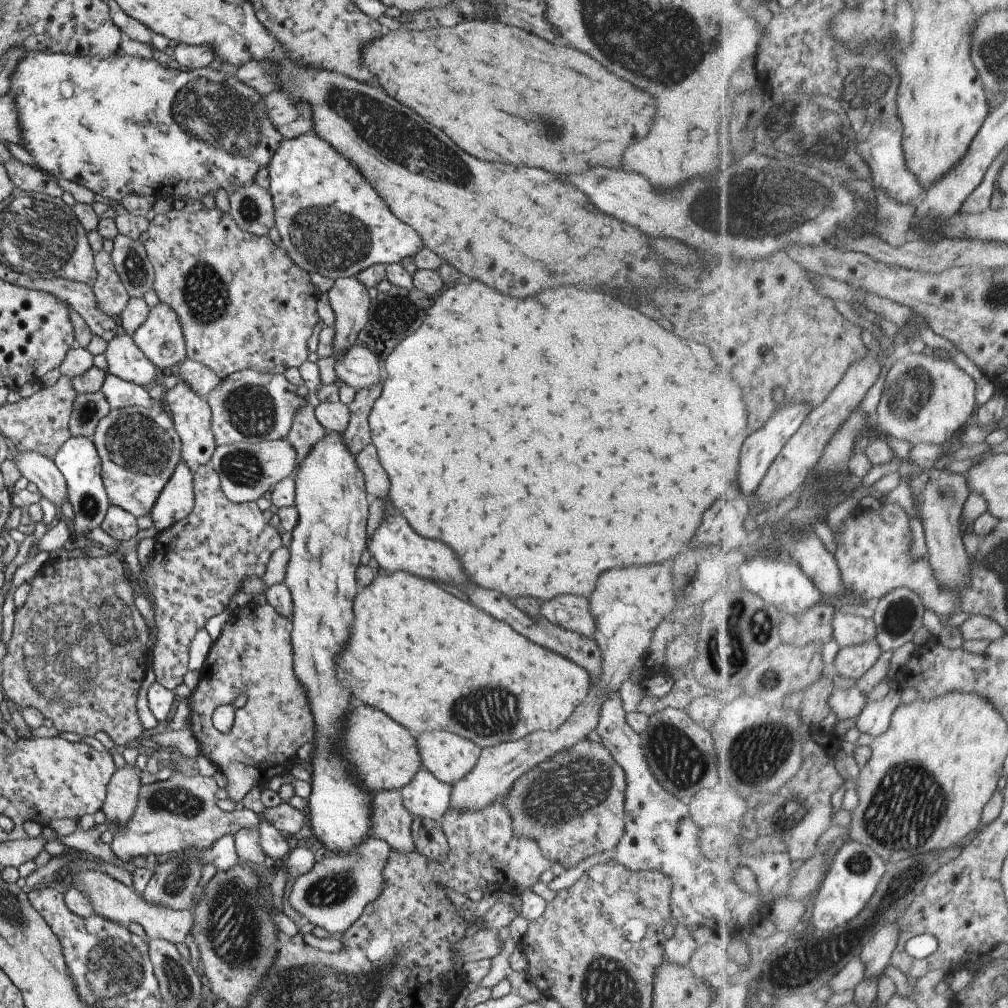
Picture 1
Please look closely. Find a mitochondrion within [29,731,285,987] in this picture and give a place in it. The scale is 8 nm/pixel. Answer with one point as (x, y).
(235, 929)

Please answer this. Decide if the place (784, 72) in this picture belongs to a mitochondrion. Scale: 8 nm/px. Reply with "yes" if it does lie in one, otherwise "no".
no

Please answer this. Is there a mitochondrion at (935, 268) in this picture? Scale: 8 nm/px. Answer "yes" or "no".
no

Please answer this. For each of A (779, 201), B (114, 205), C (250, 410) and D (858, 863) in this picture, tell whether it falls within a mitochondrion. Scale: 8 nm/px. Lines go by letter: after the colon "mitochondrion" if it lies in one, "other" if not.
A: mitochondrion
B: other
C: mitochondrion
D: mitochondrion

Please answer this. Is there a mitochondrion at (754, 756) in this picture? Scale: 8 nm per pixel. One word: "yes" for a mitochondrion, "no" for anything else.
yes

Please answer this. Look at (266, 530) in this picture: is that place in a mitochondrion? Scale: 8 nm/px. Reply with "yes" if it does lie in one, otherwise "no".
no

